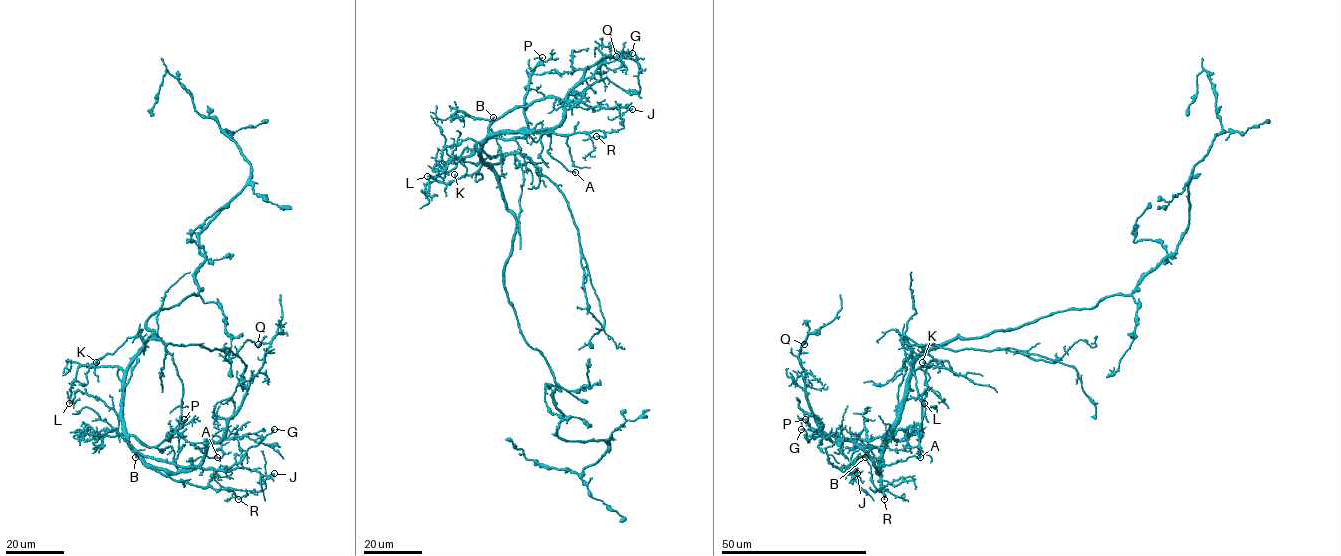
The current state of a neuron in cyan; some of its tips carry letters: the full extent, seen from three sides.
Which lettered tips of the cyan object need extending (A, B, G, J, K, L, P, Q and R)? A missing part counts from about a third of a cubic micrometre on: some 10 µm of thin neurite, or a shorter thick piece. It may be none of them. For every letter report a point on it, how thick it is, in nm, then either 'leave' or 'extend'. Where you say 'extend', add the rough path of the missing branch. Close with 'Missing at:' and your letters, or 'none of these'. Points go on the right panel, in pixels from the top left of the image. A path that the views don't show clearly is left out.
A: (920, 457) | 100 nm | leave
B: (865, 457) | 130 nm | leave
G: (801, 429) | 170 nm | leave
J: (857, 473) | 240 nm | leave
K: (922, 362) | 170 nm | leave
L: (924, 403) | 140 nm | leave
P: (805, 419) | 140 nm | leave
Q: (804, 344) | 70 nm | leave
R: (884, 499) | 140 nm | leave
Missing at: none of these

